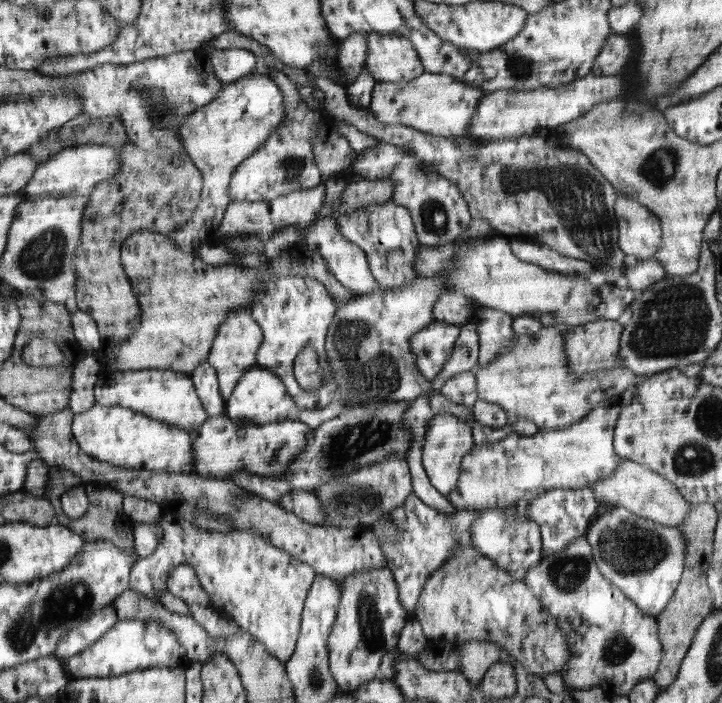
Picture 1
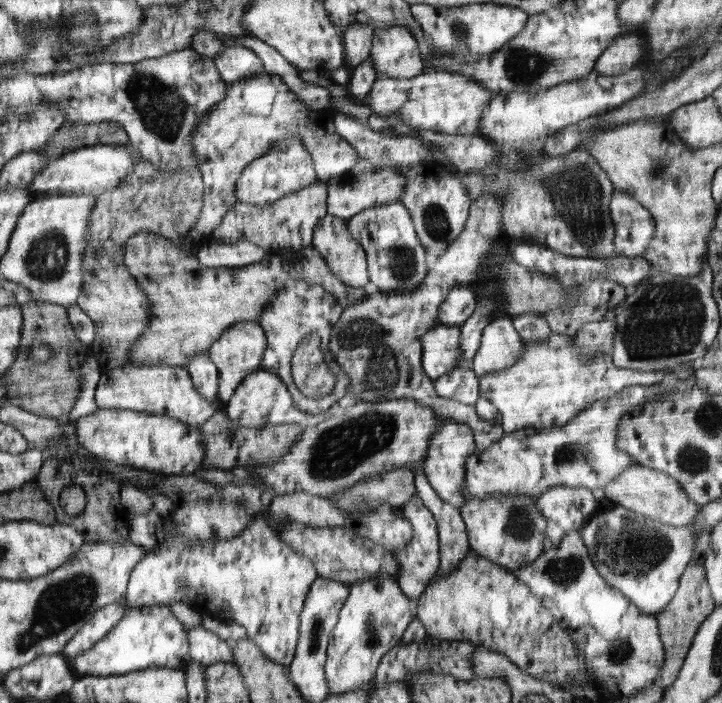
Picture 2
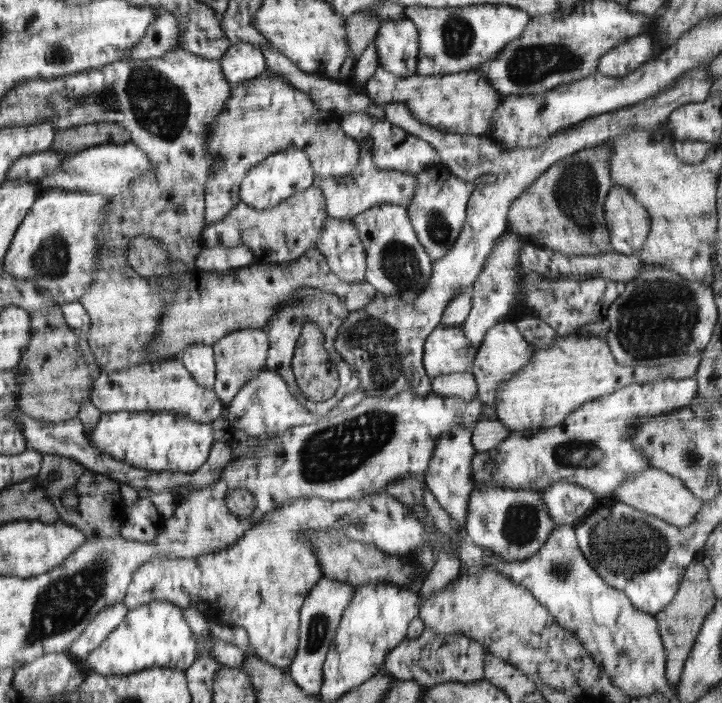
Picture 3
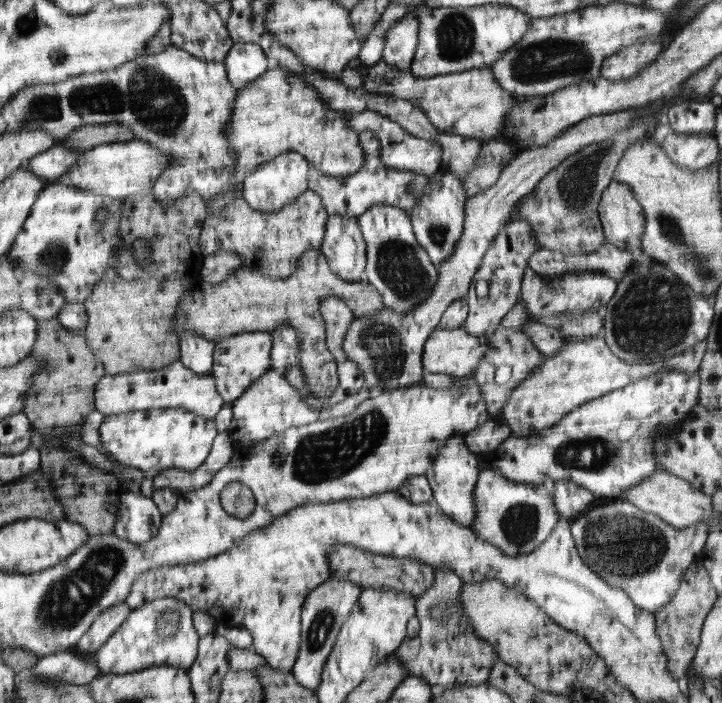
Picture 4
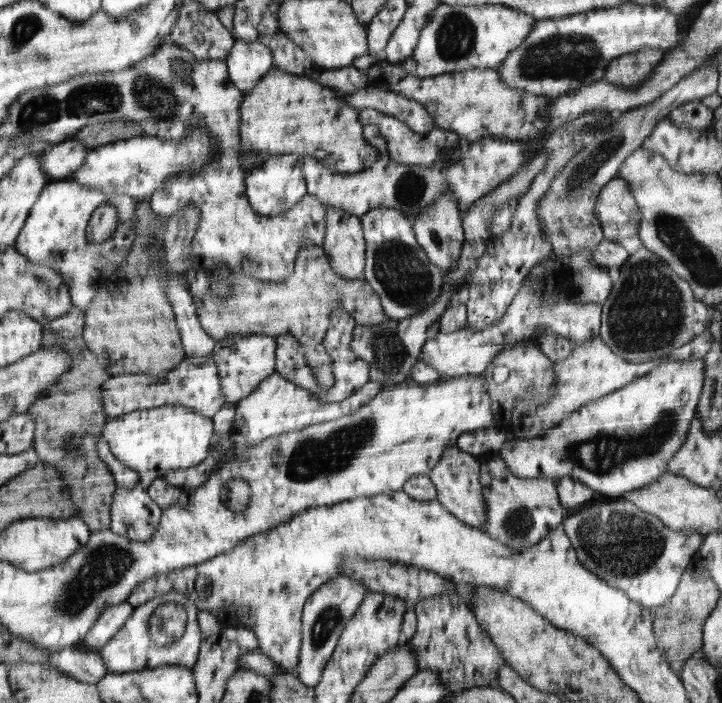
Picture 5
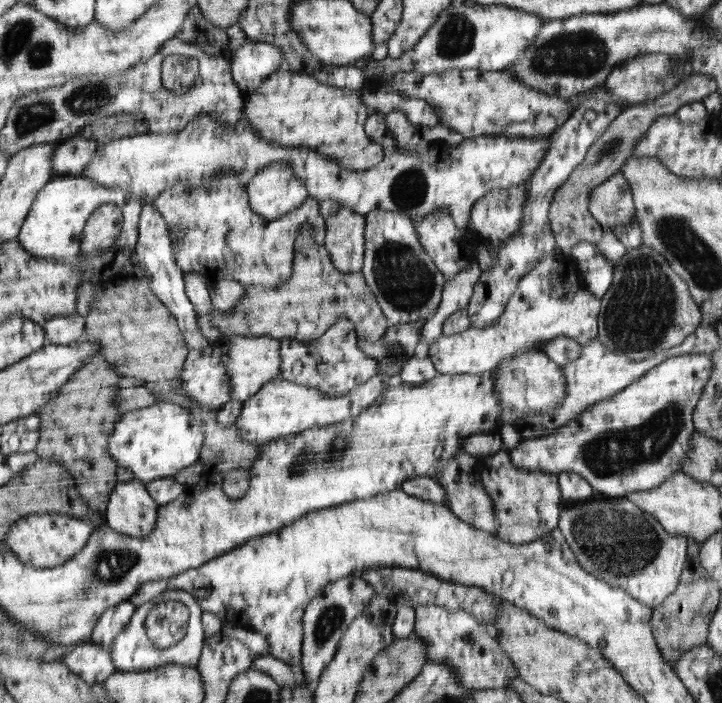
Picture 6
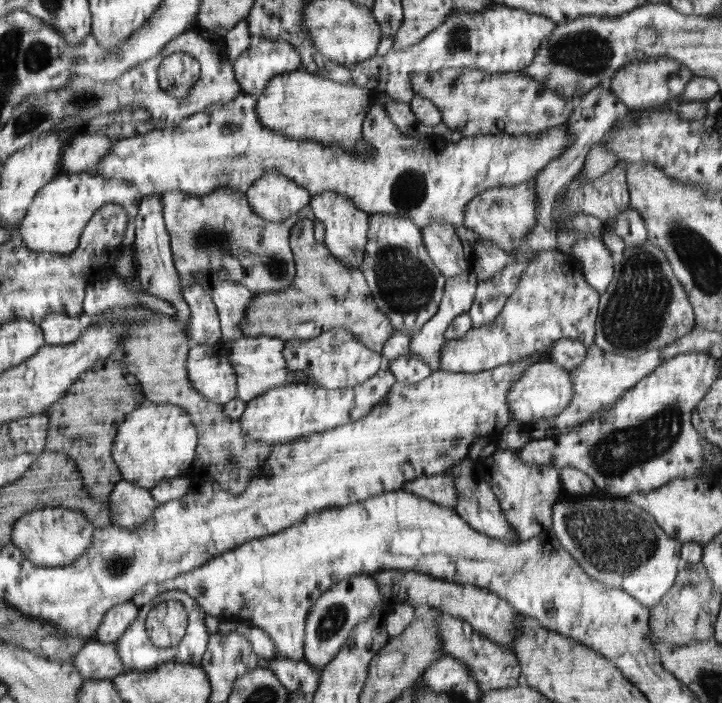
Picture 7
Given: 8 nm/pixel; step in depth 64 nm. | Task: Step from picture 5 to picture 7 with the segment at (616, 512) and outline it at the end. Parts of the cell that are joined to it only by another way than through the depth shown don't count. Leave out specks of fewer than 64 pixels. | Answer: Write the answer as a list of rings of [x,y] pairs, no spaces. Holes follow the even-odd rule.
[[[562,494],[554,505],[554,524],[550,532],[555,534],[564,547],[579,561],[579,565],[593,579],[603,582],[608,587],[625,590],[642,606],[653,609],[660,604],[663,596],[674,584],[680,562],[682,542],[670,538],[658,526],[651,514],[634,505],[627,498],[598,500],[589,498],[572,498]]]

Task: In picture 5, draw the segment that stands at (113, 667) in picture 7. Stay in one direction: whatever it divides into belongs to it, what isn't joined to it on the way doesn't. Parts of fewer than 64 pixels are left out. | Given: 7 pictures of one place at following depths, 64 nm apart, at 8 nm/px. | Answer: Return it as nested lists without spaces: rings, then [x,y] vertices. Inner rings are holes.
[[[81,645],[66,647],[54,652],[46,663],[50,663],[72,678],[79,679],[80,682],[92,685],[102,681],[110,672],[99,650]]]

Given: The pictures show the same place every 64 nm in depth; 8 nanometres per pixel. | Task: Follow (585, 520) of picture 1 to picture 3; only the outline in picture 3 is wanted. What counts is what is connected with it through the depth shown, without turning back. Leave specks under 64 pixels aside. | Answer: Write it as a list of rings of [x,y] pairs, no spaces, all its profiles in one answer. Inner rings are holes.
[[[557,482],[543,492],[544,505],[547,506],[555,526],[580,524],[588,512],[594,508],[594,494],[583,486],[569,482]]]

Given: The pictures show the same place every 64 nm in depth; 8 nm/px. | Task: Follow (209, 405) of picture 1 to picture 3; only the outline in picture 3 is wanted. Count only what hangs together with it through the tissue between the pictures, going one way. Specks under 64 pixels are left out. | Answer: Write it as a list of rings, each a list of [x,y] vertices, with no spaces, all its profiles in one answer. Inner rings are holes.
[[[199,344],[190,346],[188,350],[184,350],[182,362],[191,371],[192,378],[195,378],[202,386],[213,389],[216,366],[212,346]]]

